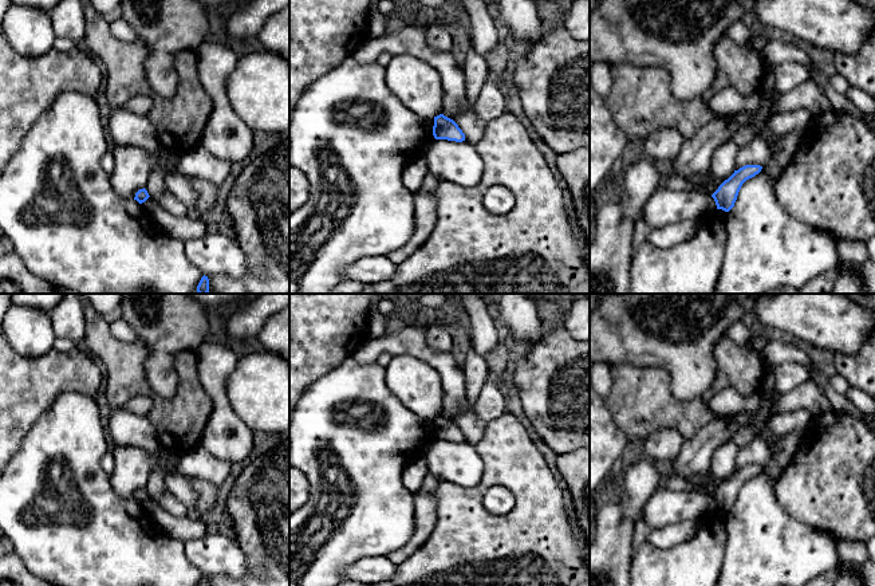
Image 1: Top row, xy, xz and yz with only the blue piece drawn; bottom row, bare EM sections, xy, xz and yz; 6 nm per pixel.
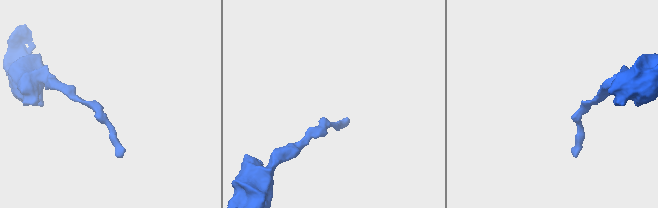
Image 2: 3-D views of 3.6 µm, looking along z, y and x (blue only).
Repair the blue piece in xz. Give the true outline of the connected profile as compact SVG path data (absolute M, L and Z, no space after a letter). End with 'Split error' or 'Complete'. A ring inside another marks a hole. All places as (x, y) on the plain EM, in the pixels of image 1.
M444 414L434 417L433 436L435 440L465 441L465 434L458 425Z. Complete

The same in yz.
M745 465L725 480L718 489L712 495L716 502L717 510L729 512L737 500L738 492L742 484L754 477L761 472L762 467L760 465Z. Complete

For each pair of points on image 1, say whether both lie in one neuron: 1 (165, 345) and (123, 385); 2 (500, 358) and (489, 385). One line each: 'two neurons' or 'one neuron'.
1: two neurons
2: one neuron

